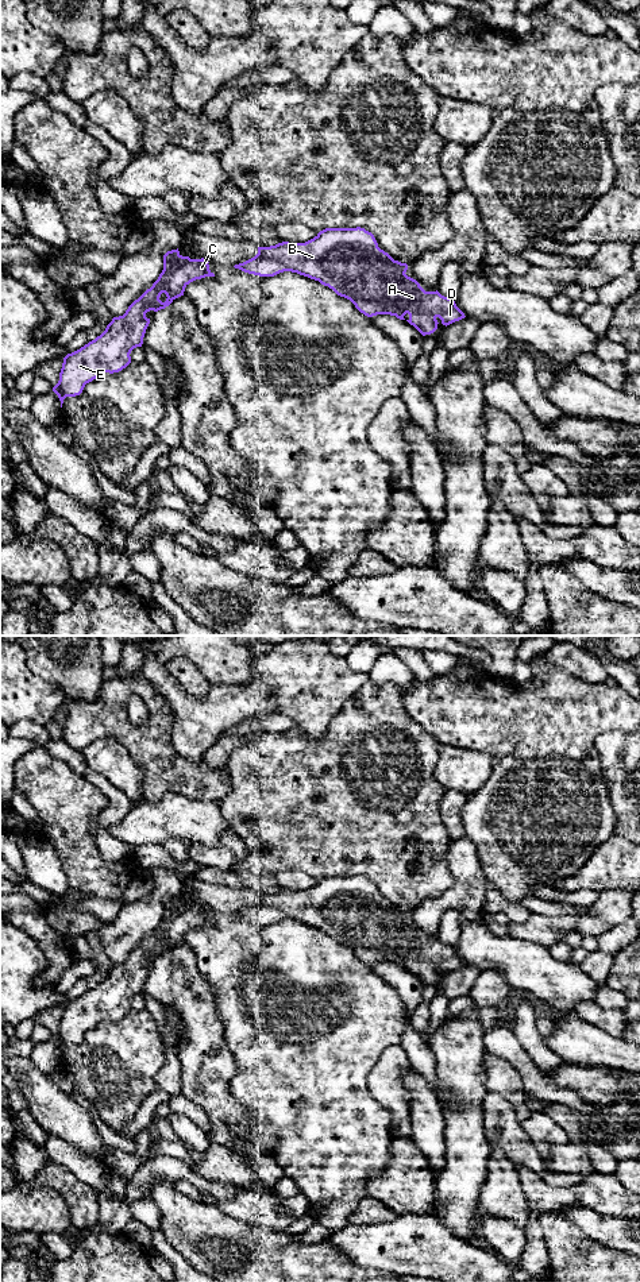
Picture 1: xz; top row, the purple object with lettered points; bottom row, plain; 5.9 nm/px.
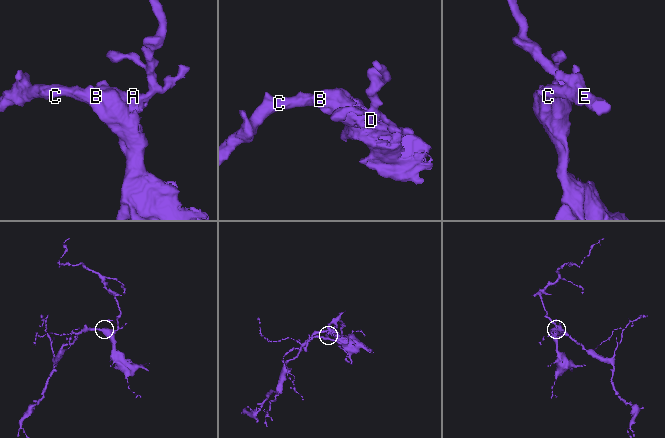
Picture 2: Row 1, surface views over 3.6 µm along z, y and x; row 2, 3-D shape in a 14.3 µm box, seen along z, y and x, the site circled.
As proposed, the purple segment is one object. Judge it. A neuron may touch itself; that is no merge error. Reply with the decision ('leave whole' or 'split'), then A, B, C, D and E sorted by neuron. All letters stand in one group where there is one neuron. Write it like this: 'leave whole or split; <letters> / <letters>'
leave whole; A B C D E

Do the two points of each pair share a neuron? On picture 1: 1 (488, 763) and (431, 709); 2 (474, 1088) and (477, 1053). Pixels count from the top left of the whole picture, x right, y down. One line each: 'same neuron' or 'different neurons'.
1: different neurons
2: same neuron

